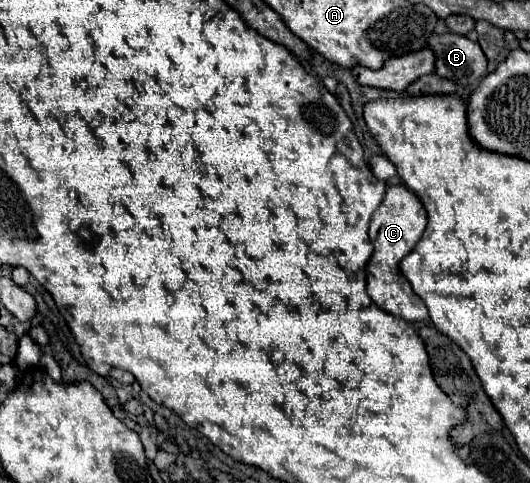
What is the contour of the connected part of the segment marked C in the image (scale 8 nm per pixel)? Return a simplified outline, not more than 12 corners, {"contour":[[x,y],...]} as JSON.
{"contour":[[388,185],[374,211],[368,295],[406,321],[428,319],[400,271],[426,211],[406,185]]}

